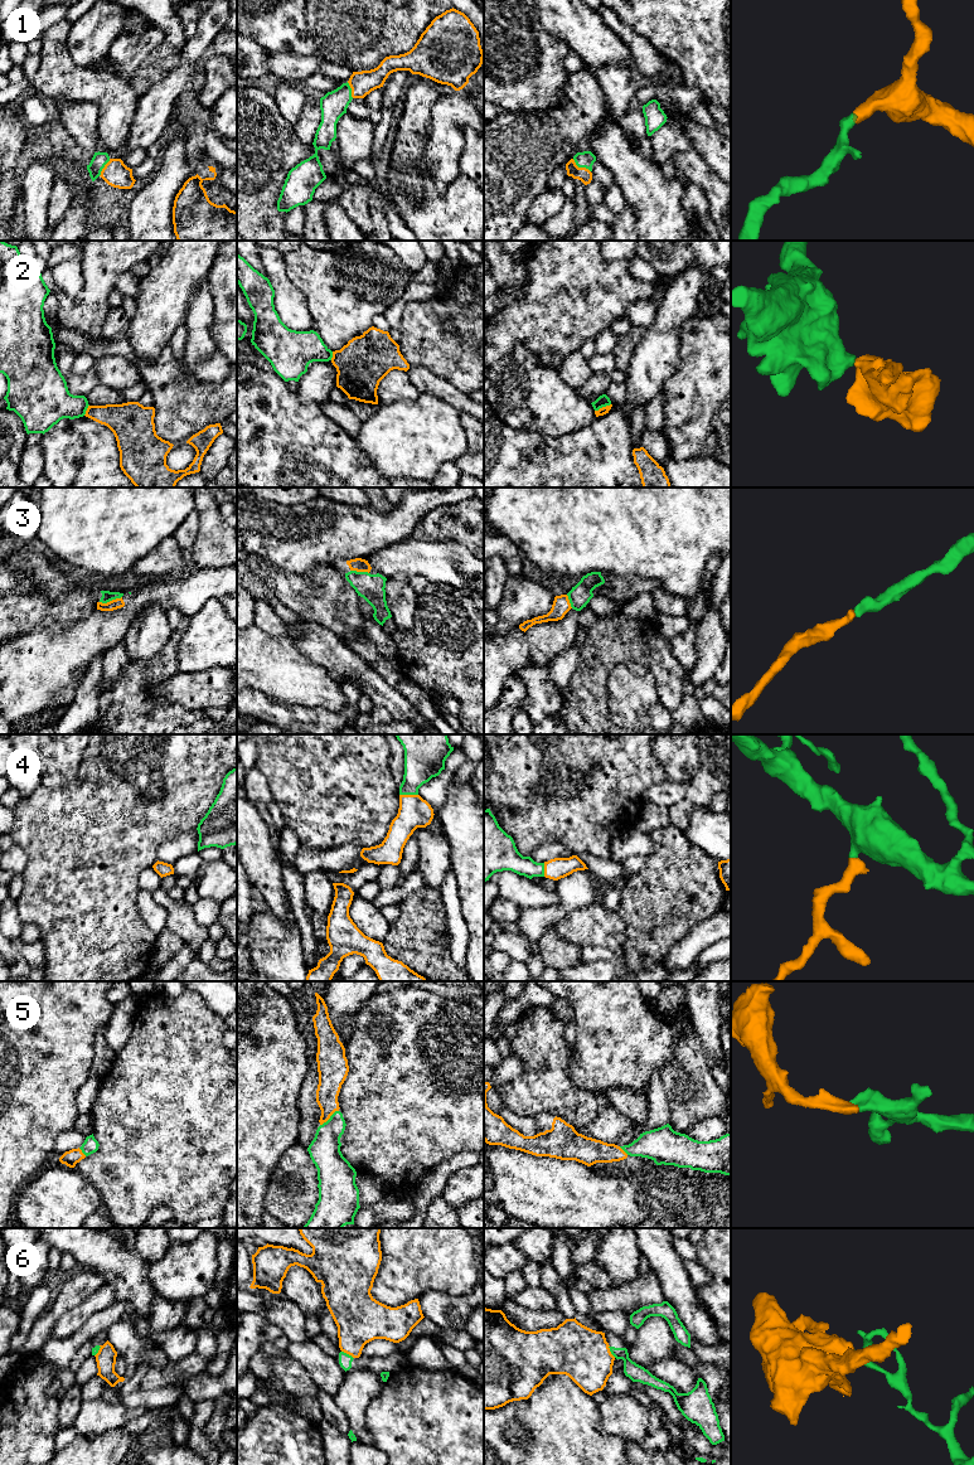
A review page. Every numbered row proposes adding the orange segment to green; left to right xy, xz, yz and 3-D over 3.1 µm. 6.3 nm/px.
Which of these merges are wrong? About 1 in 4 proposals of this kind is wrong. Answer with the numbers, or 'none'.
2, 6

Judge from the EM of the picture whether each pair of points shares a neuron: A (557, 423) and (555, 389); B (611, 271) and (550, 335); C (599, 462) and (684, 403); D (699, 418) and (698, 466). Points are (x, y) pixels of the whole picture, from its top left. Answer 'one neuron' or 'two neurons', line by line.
A: one neuron
B: one neuron
C: two neurons
D: two neurons

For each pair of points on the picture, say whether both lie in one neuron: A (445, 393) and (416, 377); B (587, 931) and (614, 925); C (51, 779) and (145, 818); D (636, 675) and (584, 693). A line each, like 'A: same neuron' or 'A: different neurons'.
A: same neuron
B: same neuron
C: different neurons
D: different neurons

